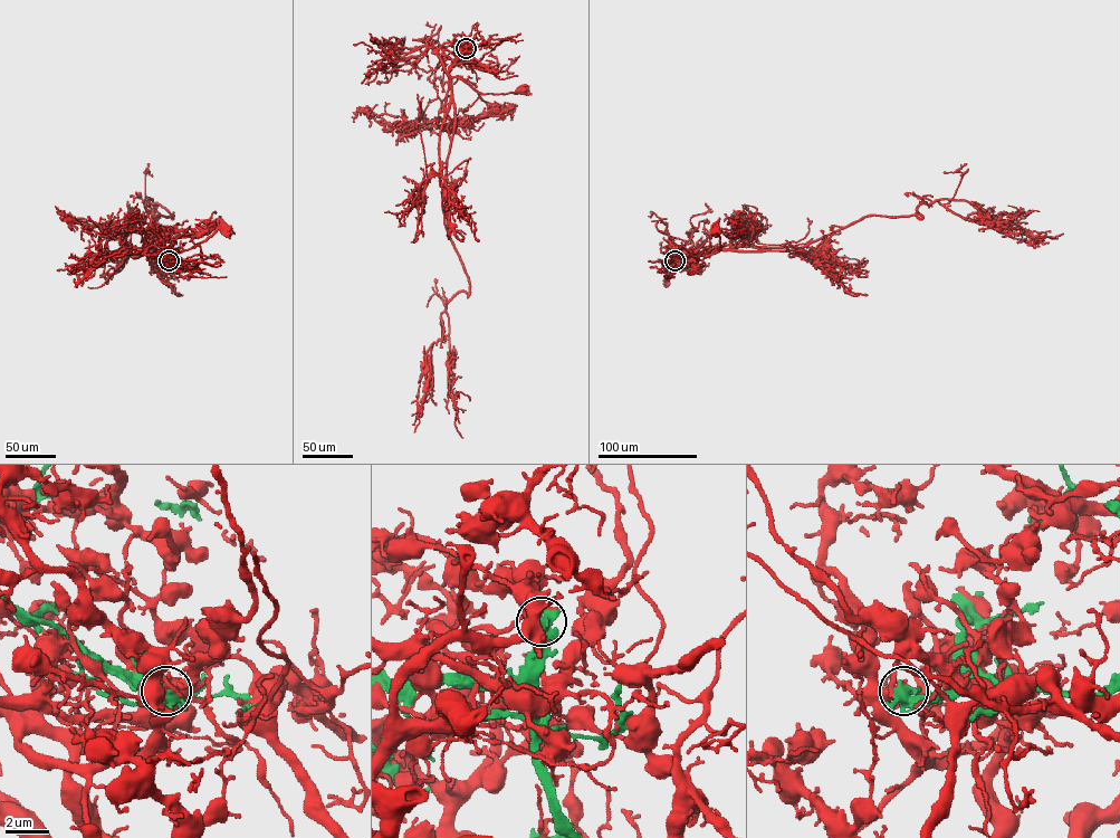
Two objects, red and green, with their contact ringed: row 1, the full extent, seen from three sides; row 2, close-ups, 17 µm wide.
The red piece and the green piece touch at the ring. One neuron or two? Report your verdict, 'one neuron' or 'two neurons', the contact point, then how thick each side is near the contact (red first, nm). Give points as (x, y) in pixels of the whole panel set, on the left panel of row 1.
two neurons; place (169, 260); calibres 440 and 420 nm

